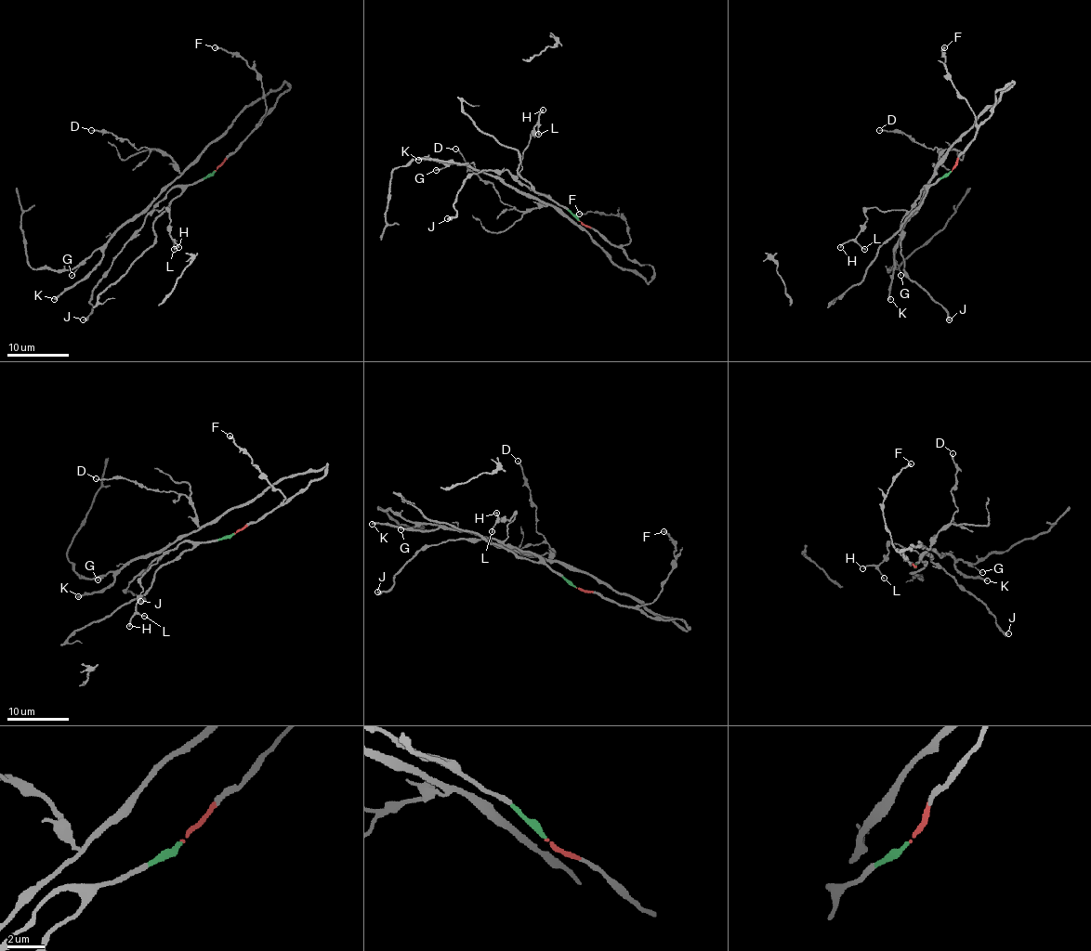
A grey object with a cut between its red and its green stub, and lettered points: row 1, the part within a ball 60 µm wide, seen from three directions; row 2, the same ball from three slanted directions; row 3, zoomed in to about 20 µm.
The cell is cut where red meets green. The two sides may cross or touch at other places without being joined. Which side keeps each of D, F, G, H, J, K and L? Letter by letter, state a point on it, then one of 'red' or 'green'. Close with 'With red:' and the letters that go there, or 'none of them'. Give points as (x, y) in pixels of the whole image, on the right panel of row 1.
D: at (879, 130); red
F: at (944, 47); red
G: at (900, 275); red
H: at (840, 247); green
J: at (949, 319); green
K: at (890, 299); red
L: at (864, 249); green
With red: D, F, G, K

